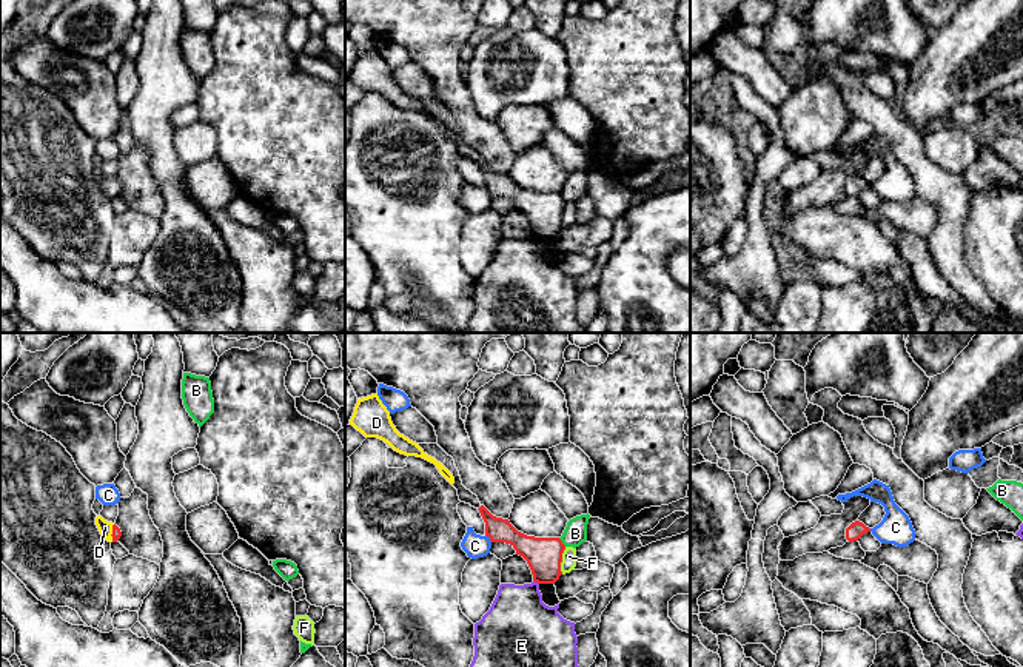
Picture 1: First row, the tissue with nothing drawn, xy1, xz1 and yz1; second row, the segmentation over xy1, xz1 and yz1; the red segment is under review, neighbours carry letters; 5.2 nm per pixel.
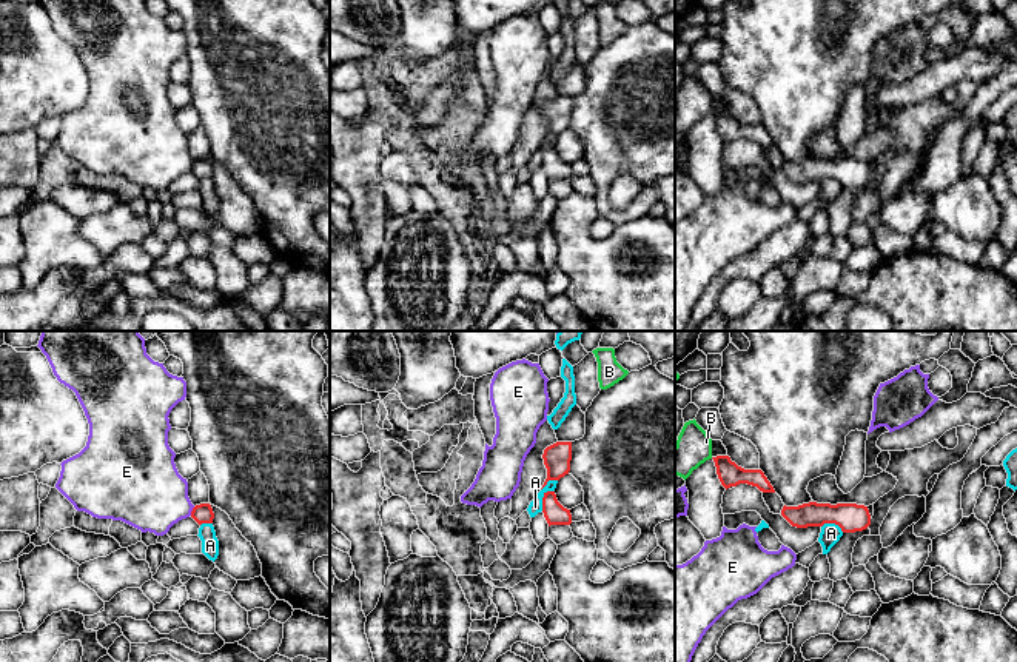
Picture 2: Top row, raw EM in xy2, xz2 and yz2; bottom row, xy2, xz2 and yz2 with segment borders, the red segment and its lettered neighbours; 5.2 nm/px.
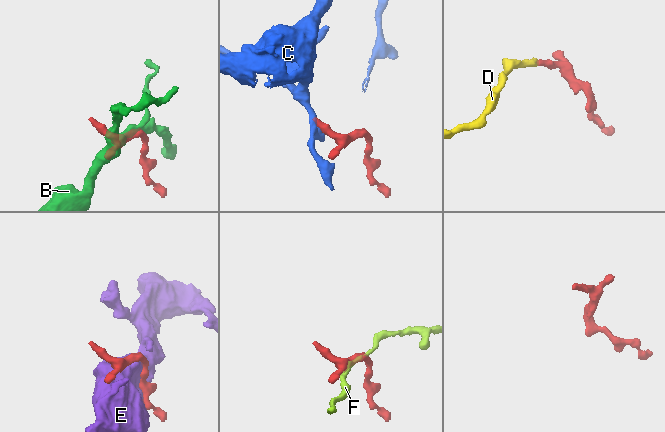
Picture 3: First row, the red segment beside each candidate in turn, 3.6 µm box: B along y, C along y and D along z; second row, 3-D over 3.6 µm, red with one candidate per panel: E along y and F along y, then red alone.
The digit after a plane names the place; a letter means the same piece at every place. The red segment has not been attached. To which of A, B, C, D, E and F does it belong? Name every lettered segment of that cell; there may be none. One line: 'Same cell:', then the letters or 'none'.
Same cell: D

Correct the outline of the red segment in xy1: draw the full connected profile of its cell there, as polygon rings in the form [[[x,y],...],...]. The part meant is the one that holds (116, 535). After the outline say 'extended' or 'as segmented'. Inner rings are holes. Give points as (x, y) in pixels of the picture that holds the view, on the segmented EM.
[[[102,516],[96,518],[96,525],[108,542],[117,542],[122,536],[120,528],[116,524],[105,521]]]; extended

